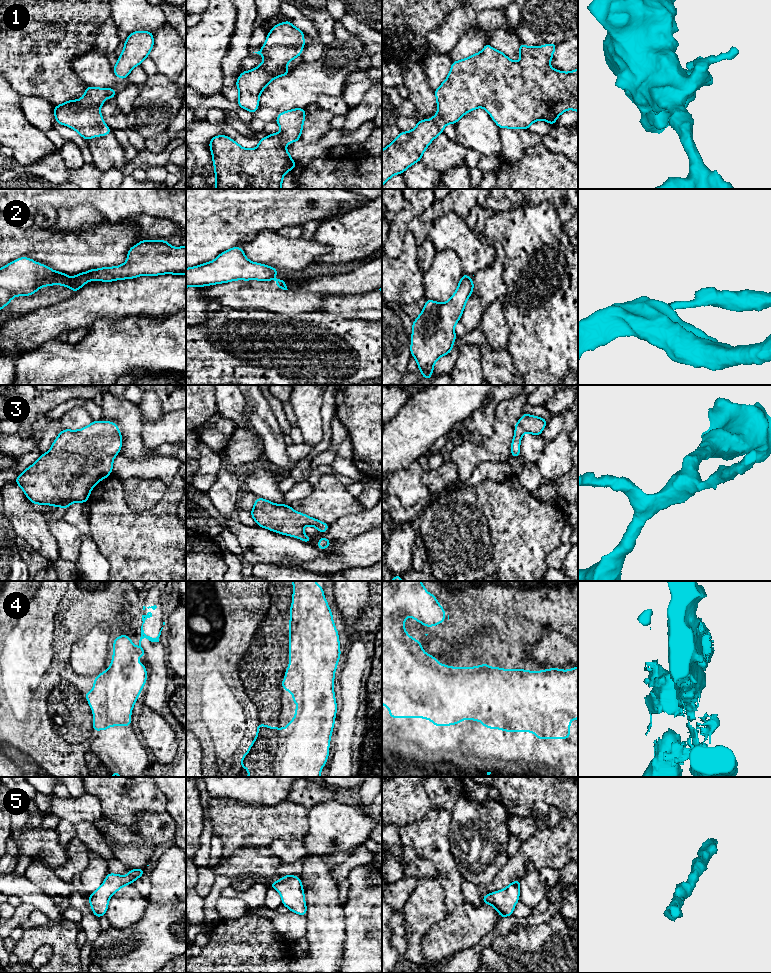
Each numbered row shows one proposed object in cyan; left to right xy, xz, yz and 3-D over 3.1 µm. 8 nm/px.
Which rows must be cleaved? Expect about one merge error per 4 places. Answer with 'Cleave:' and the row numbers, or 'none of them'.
Cleave: 2, 4

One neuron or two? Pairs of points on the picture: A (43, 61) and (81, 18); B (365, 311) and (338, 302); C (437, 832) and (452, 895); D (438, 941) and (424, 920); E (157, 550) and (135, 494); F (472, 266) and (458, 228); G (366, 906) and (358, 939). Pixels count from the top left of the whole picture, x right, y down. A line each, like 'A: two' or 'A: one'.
A: one
B: one
C: one
D: two
E: two
F: one
G: one

